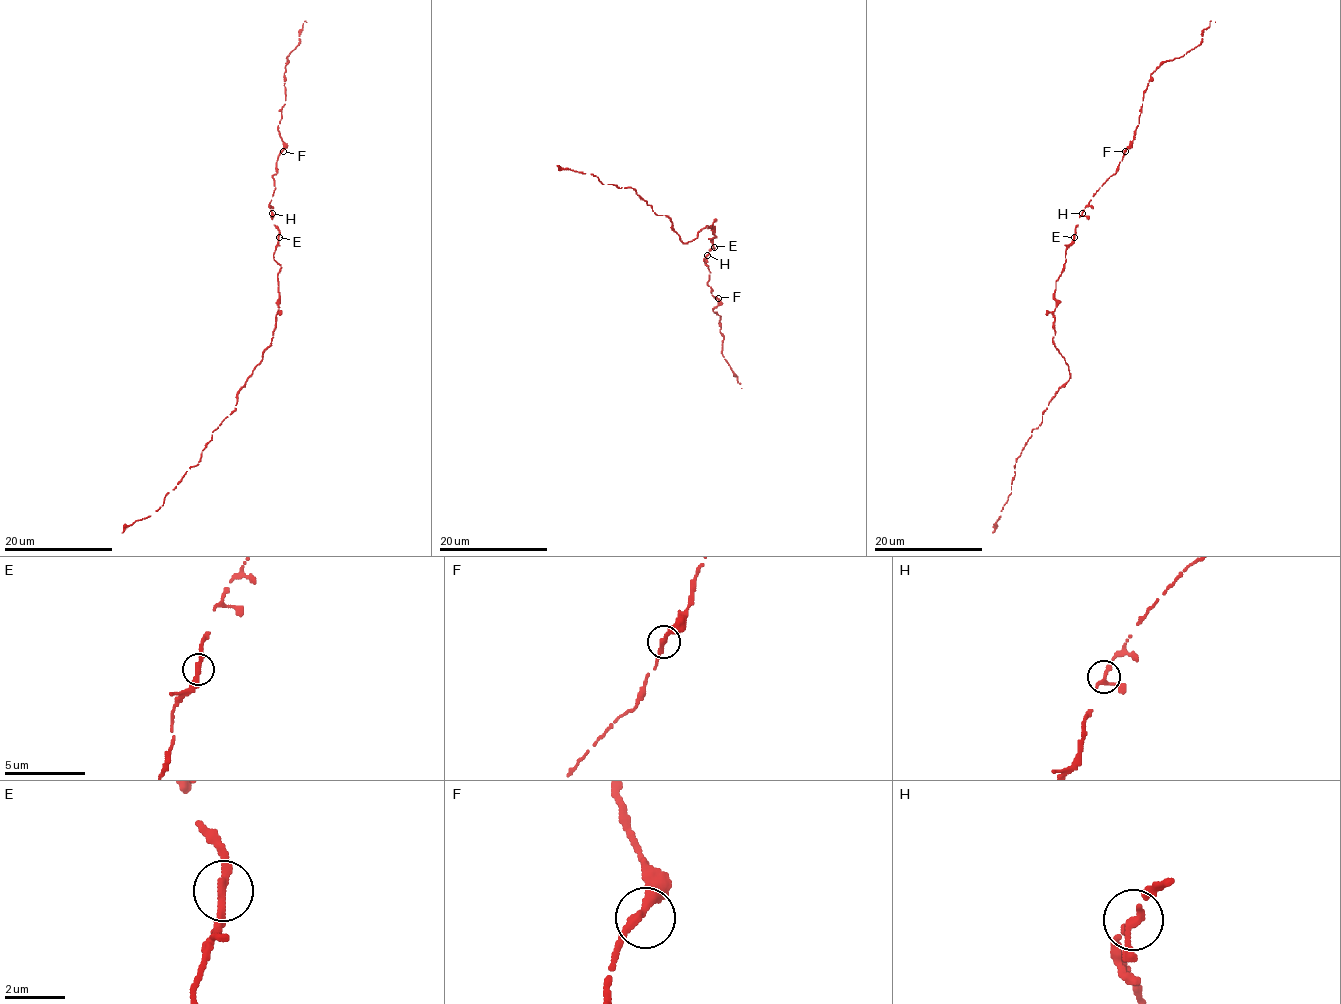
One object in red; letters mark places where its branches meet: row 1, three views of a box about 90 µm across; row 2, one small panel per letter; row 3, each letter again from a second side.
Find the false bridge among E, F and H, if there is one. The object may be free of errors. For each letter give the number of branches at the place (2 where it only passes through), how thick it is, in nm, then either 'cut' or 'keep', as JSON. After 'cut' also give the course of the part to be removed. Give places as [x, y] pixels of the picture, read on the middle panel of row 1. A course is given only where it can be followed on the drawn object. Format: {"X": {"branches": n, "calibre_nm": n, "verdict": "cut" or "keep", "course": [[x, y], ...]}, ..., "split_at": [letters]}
{"E": {"branches": 2, "calibre_nm": 320, "verdict": "keep"}, "F": {"branches": 2, "calibre_nm": 300, "verdict": "keep"}, "H": {"branches": 2, "calibre_nm": 280, "verdict": "keep"}, "split_at": []}

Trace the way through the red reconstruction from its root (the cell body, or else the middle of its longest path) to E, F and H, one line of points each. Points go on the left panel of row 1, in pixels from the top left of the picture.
E: (277, 278), (280, 266), (273, 259), (273, 253), (279, 236)
F: (277, 278), (280, 266), (273, 253), (279, 230), (273, 224), (269, 203), (276, 161), (283, 151)
H: (277, 278), (280, 266), (273, 259), (273, 253), (279, 230), (273, 224), (272, 213)

